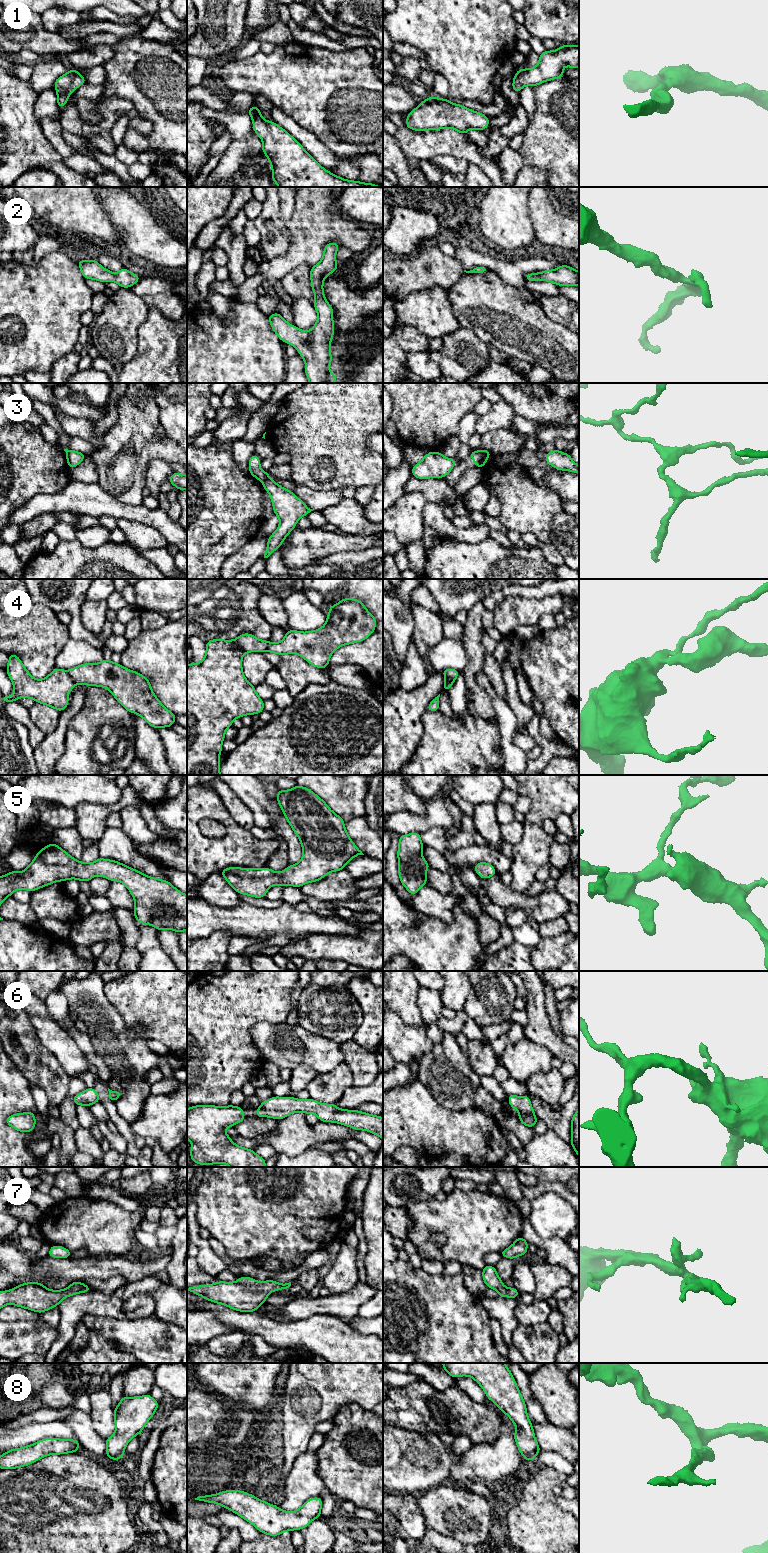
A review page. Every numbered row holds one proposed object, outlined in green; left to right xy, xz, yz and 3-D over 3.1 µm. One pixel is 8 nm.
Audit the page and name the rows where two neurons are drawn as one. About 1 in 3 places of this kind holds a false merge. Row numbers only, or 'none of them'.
3, 4

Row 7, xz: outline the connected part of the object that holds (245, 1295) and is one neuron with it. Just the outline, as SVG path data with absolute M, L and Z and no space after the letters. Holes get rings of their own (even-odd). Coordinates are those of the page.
M241 1277L237 1282L215 1282L211 1285L200 1285L187 1288L188 1291L202 1296L204 1299L223 1304L241 1312L255 1312L265 1303L268 1294L284 1290L291 1282L281 1284L274 1280L256 1281L250 1277Z

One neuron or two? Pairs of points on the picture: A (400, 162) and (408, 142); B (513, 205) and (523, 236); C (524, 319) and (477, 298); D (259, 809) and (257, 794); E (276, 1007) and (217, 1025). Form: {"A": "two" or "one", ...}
{"A": "two", "B": "one", "C": "one", "D": "one", "E": "one"}

